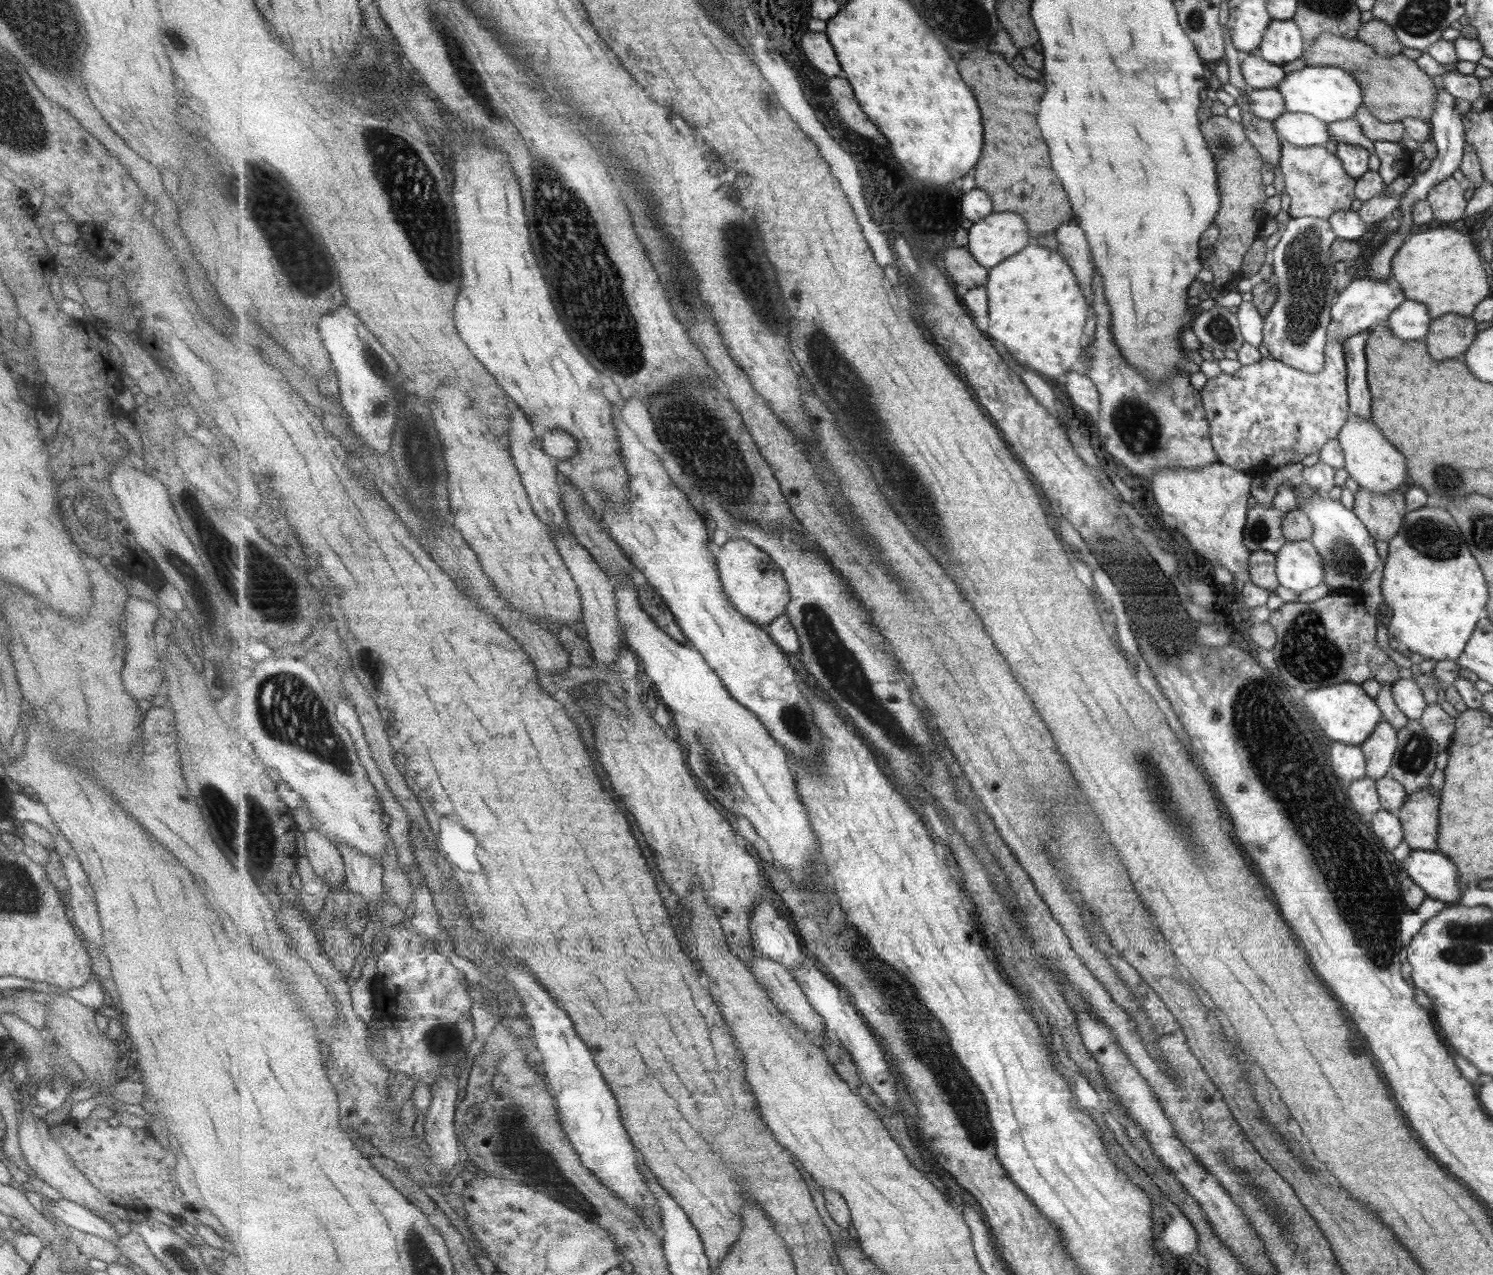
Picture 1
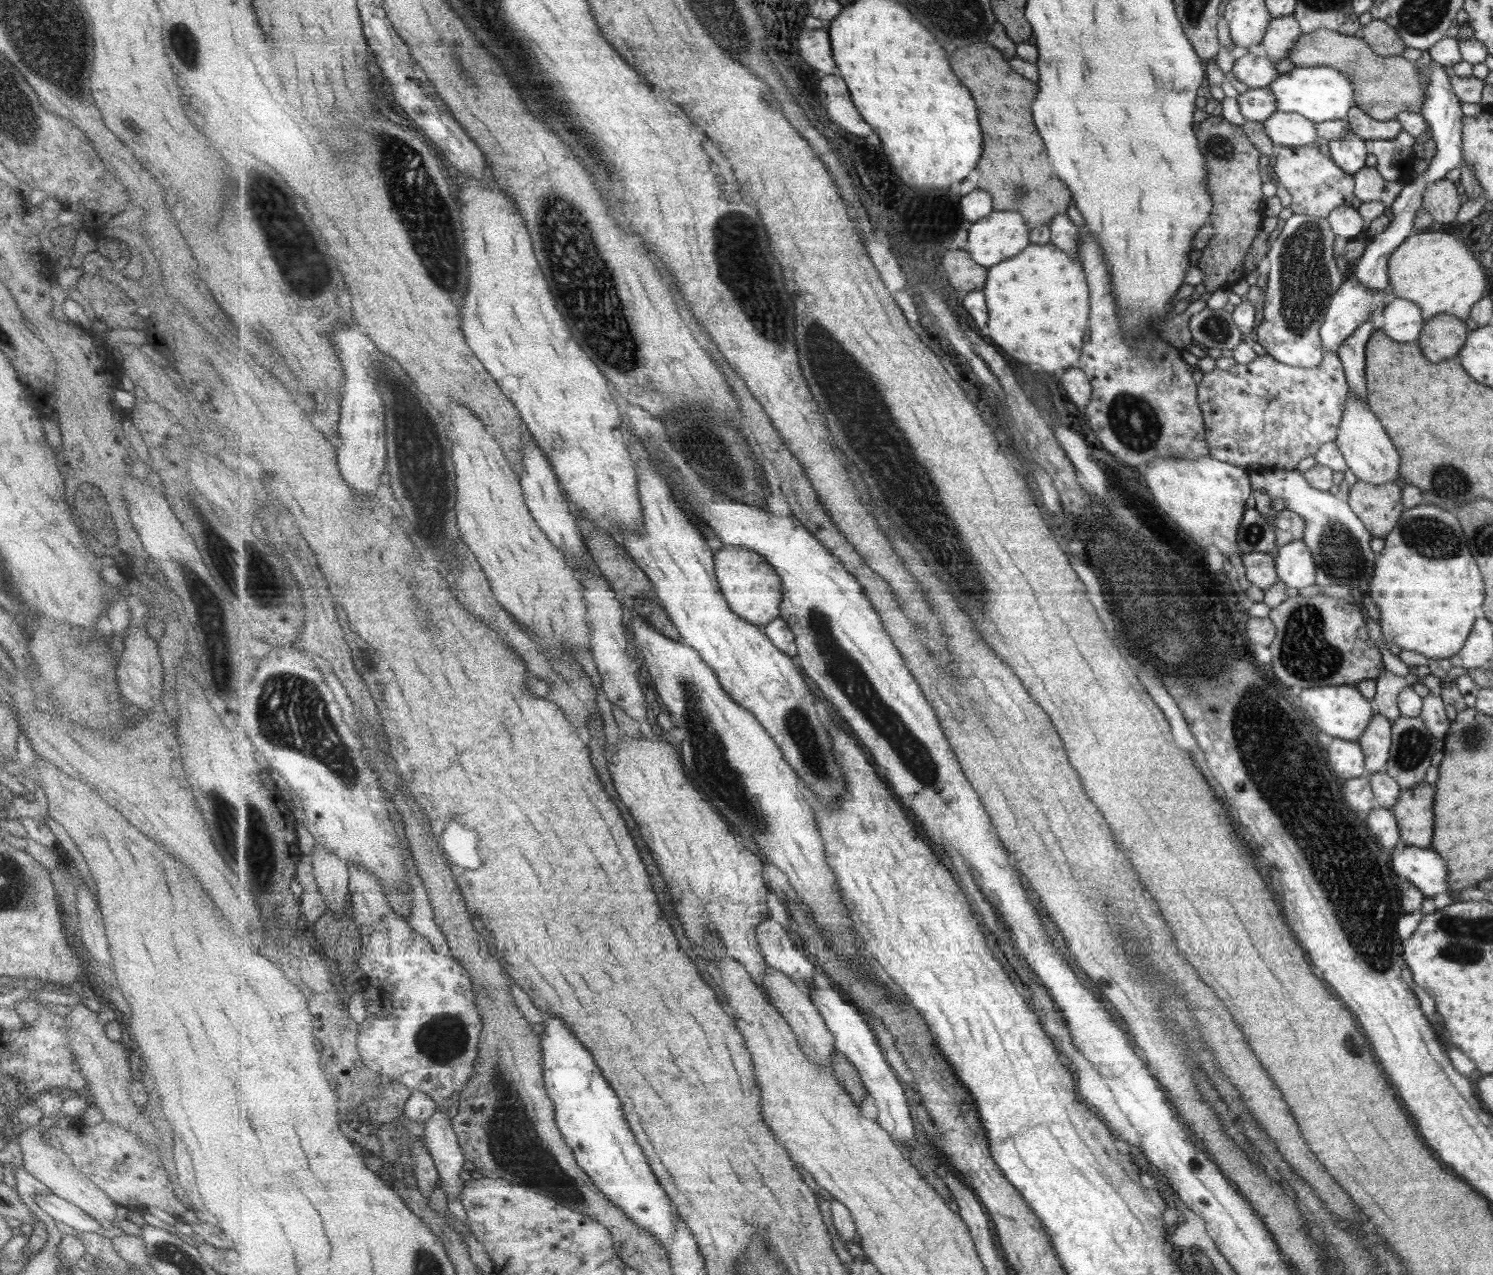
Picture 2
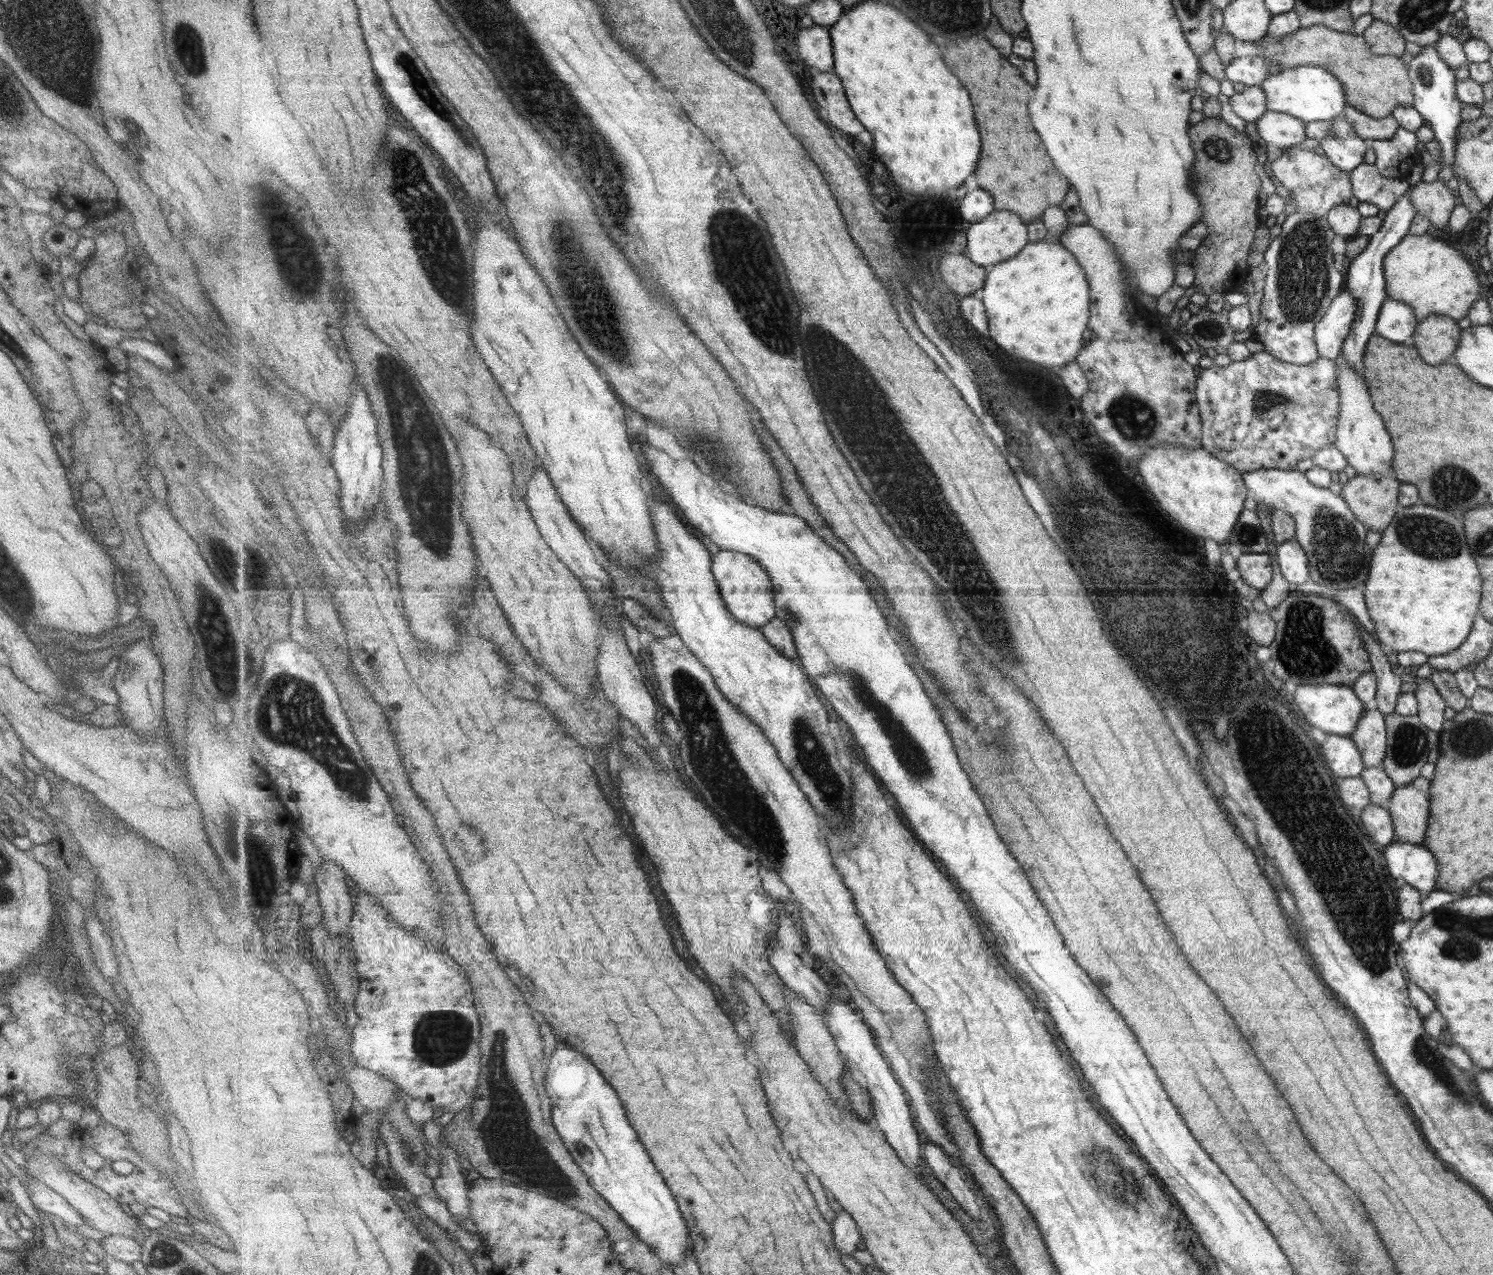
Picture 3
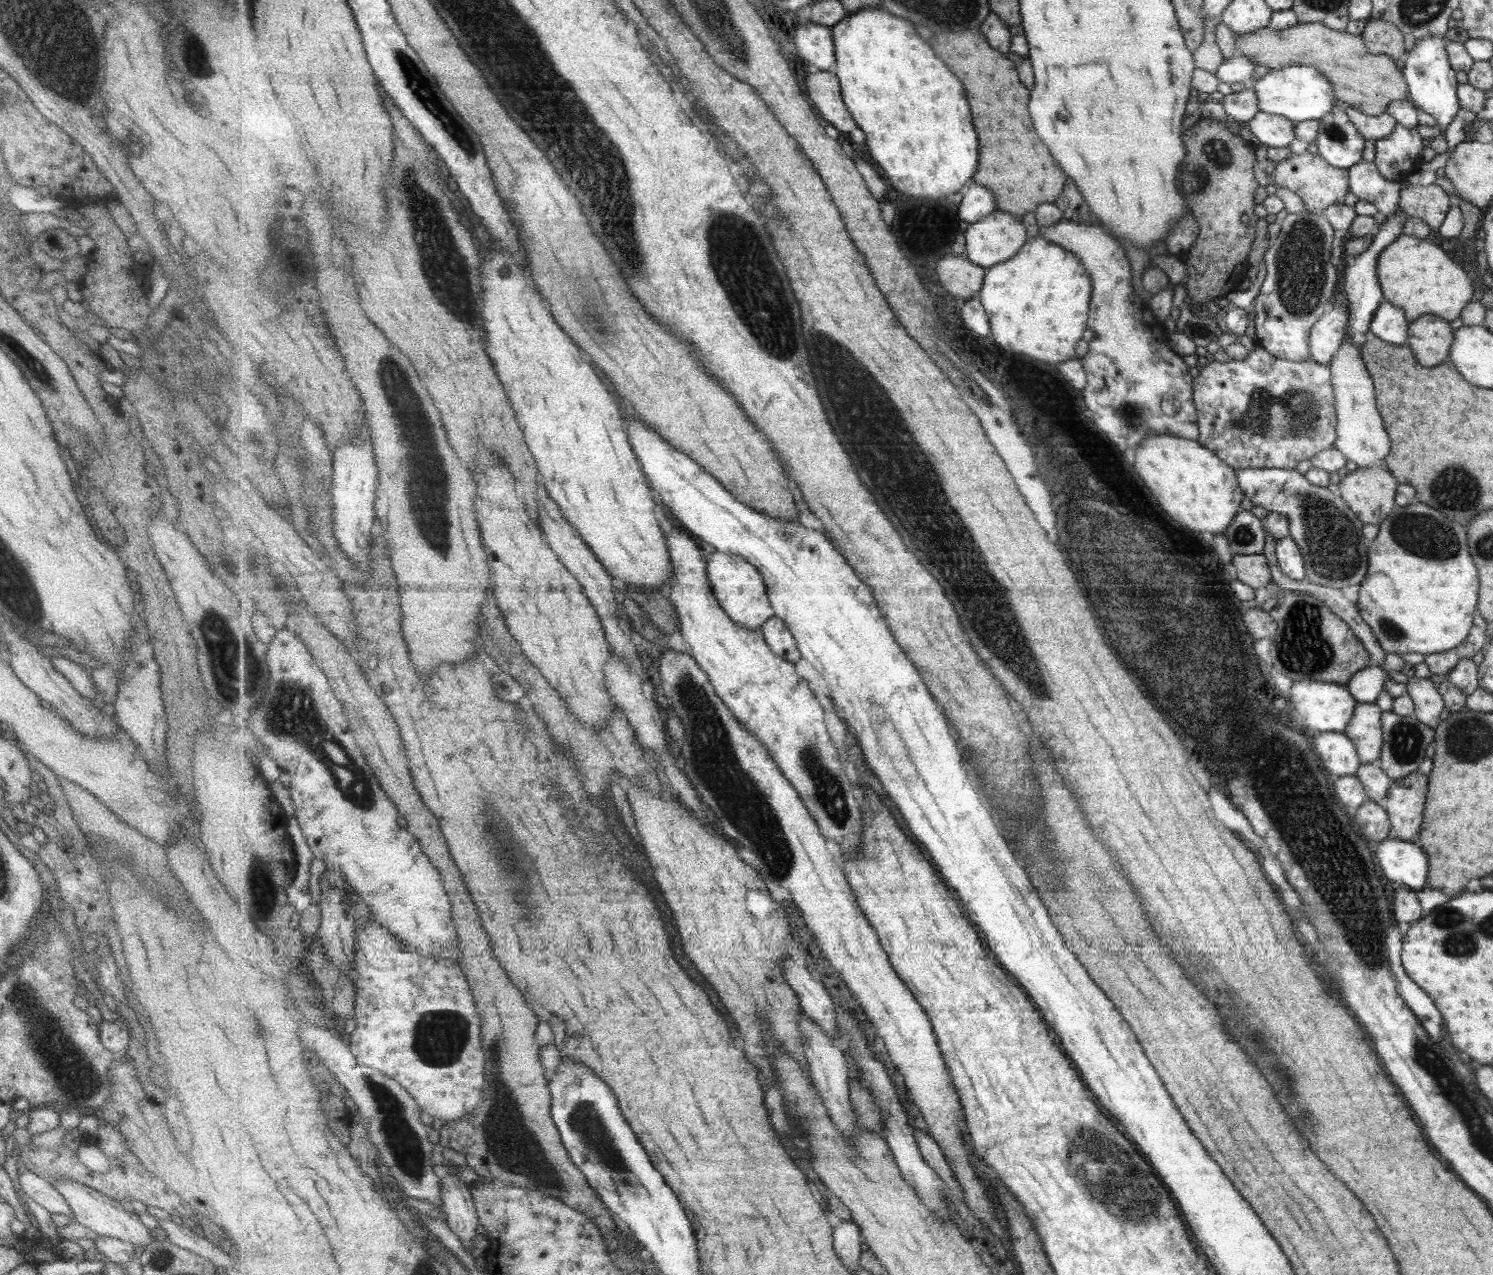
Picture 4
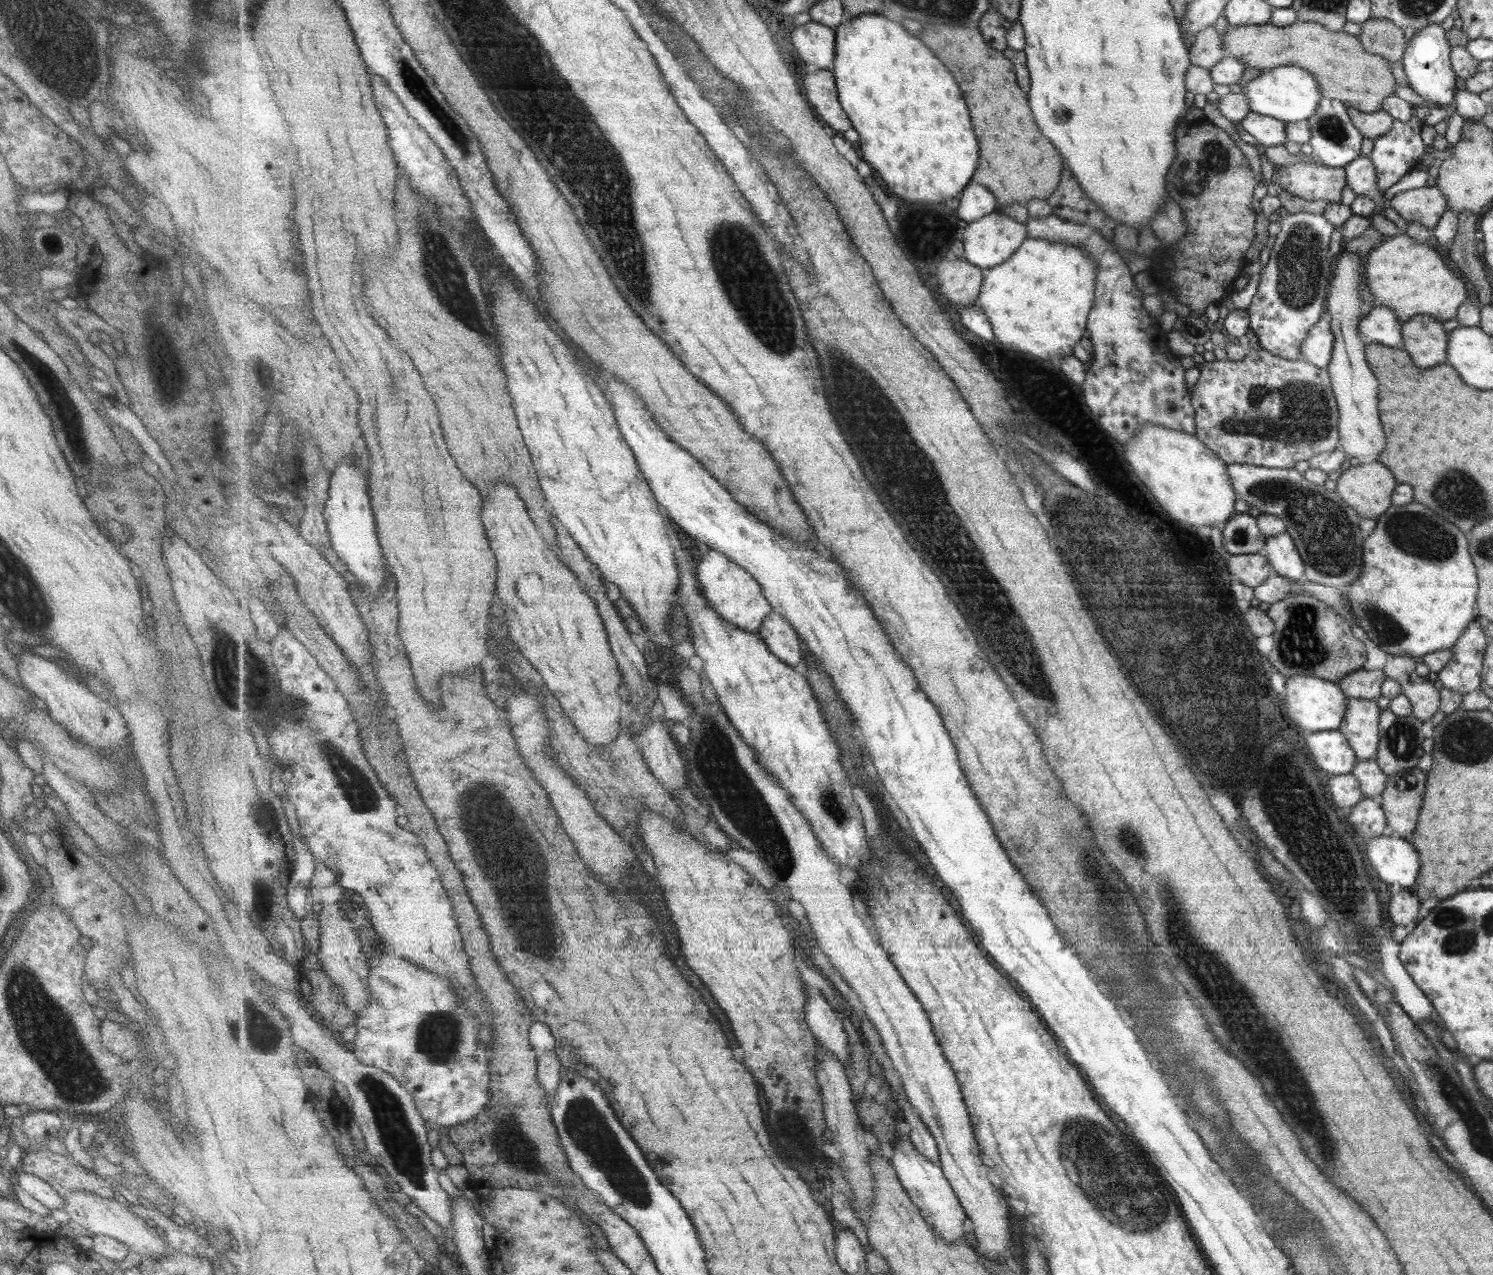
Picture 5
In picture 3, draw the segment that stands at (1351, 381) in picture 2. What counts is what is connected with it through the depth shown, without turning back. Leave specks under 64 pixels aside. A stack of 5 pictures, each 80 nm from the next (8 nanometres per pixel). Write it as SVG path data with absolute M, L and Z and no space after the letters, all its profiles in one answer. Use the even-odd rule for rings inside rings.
M1427 45L1422 47L1421 52L1413 56L1408 63L1408 79L1412 83L1412 107L1420 113L1424 120L1429 122L1433 131L1434 140L1439 142L1441 153L1437 161L1443 164L1451 164L1454 155L1453 137L1455 128L1460 124L1459 111L1462 102L1455 96L1455 77L1453 70L1446 66L1436 51L1436 46ZM1406 192L1386 212L1382 219L1380 229L1370 236L1367 246L1355 257L1347 261L1347 272L1345 272L1345 288L1349 294L1353 294L1356 314L1353 315L1352 326L1349 328L1348 336L1341 347L1339 360L1347 361L1360 375L1363 374L1362 356L1365 344L1375 330L1375 321L1381 304L1387 299L1385 293L1385 279L1383 279L1382 258L1395 246L1403 236L1408 234L1410 220L1415 216L1415 209L1408 199Z

